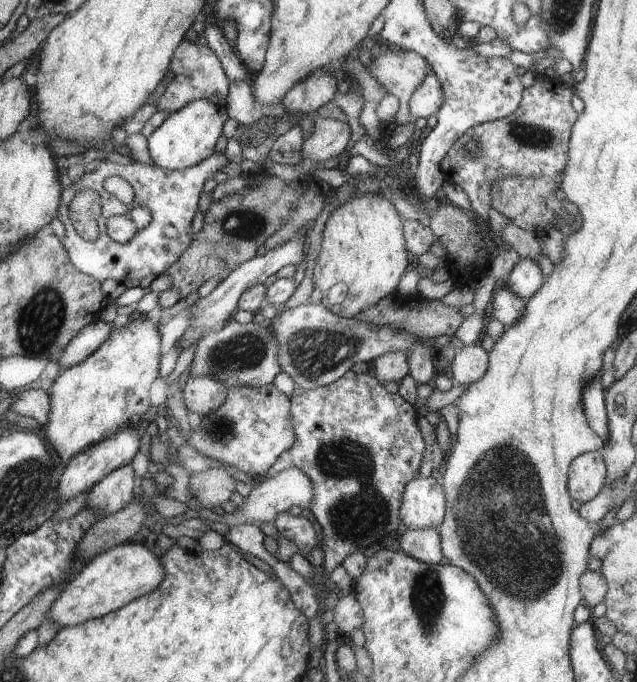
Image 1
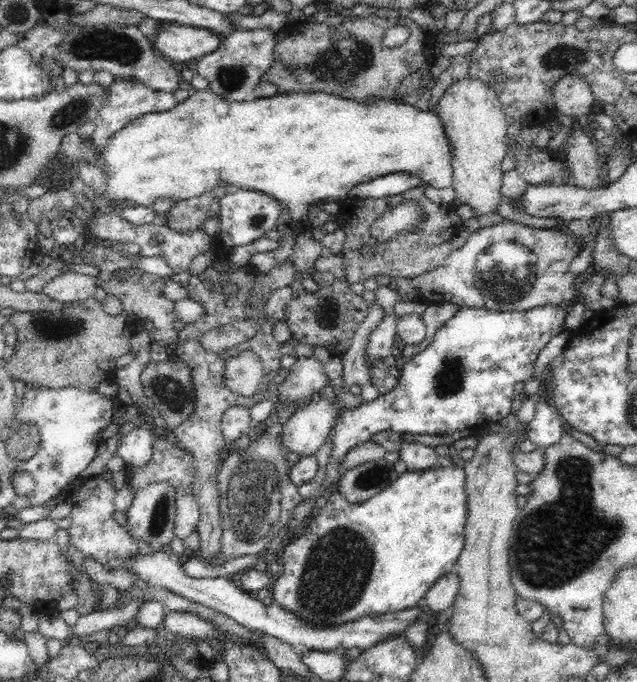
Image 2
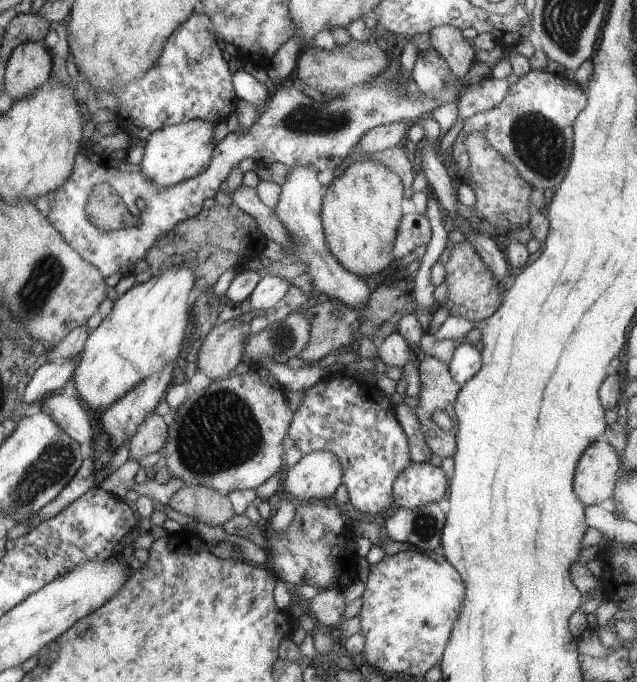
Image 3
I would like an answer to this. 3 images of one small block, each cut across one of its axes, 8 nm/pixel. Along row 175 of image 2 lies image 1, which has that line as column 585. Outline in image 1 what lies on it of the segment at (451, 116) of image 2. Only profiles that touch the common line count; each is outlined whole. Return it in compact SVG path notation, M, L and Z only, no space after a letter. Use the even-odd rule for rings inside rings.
M590 451L578 455L569 470L568 487L578 504L586 503L601 494L605 487L608 469L604 453Z

